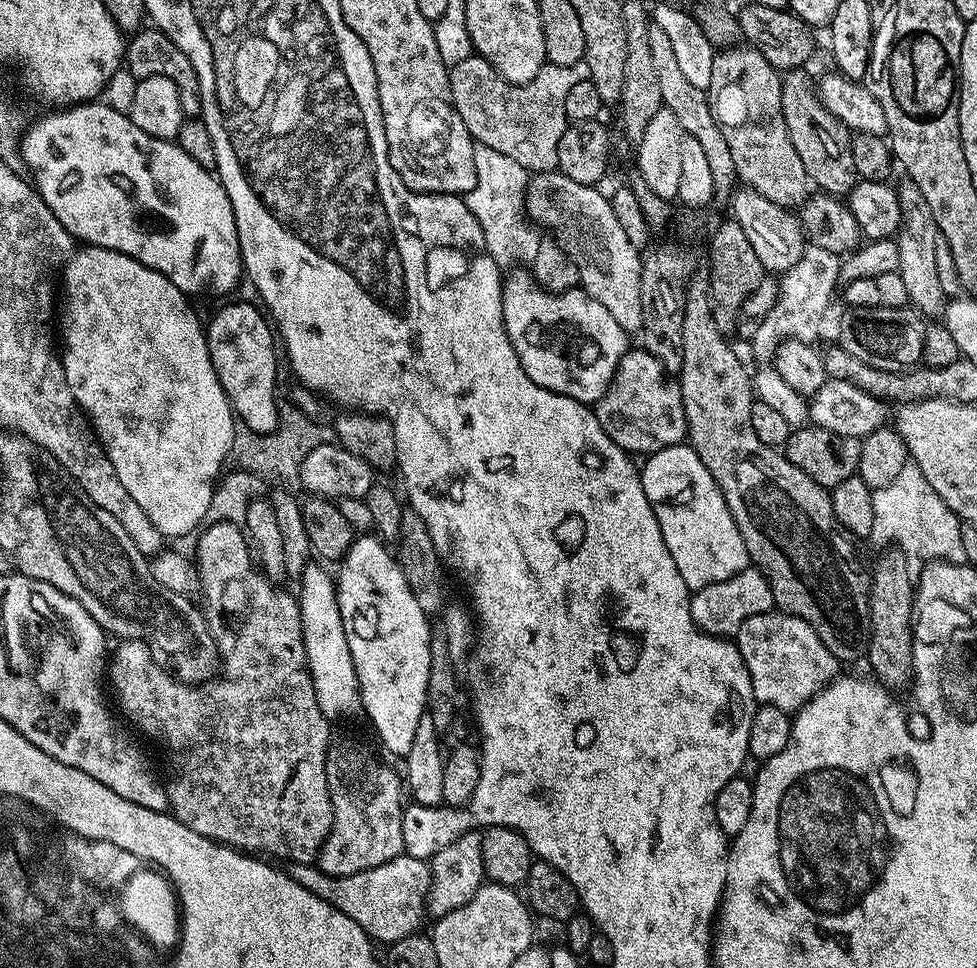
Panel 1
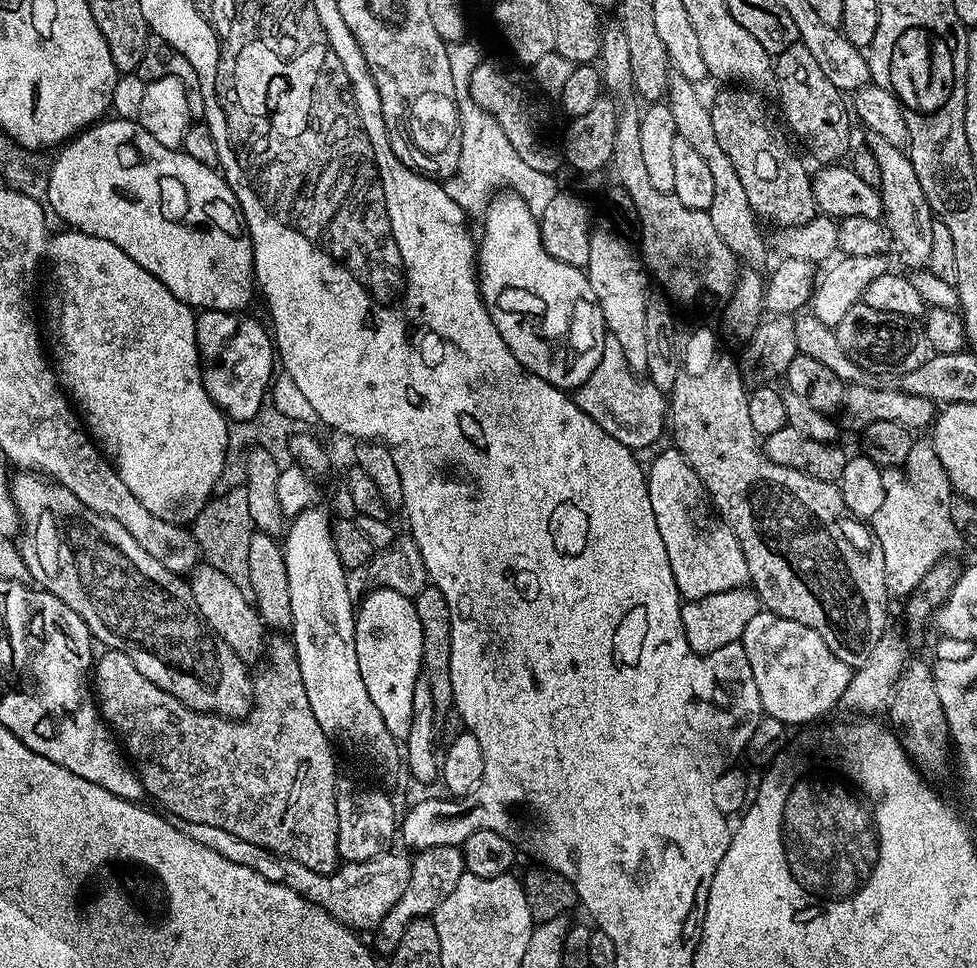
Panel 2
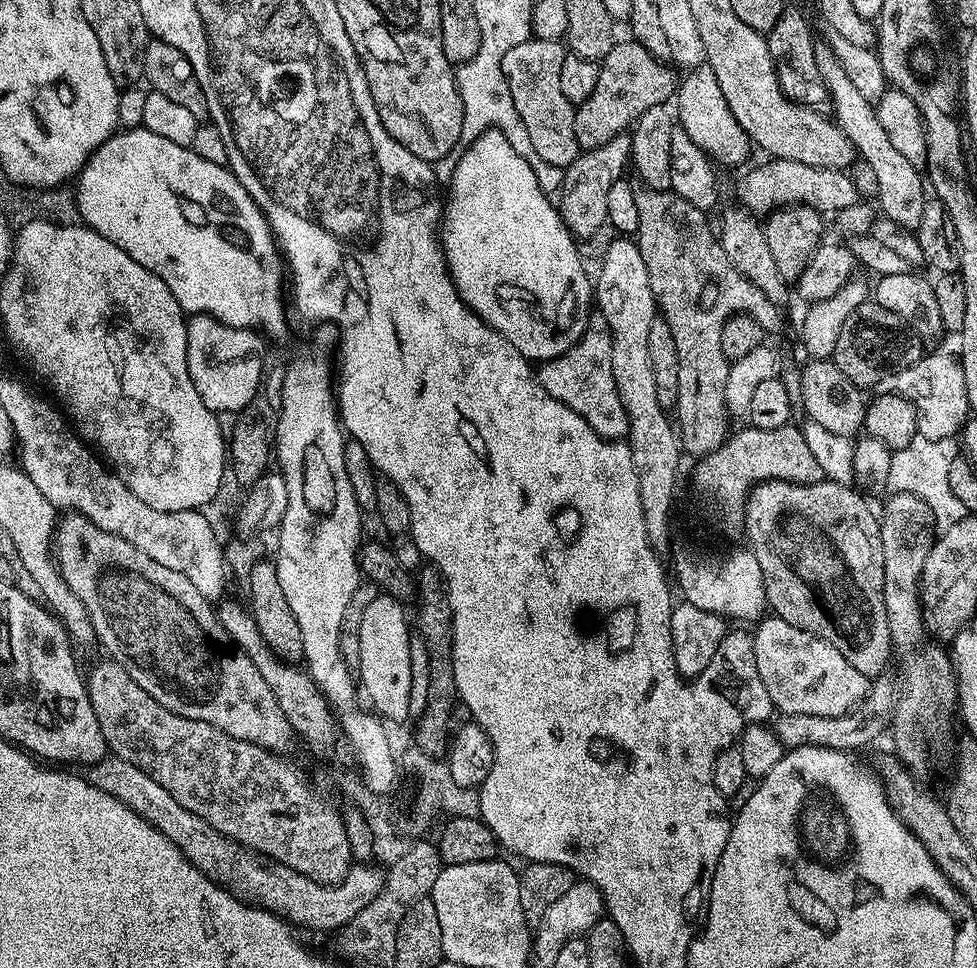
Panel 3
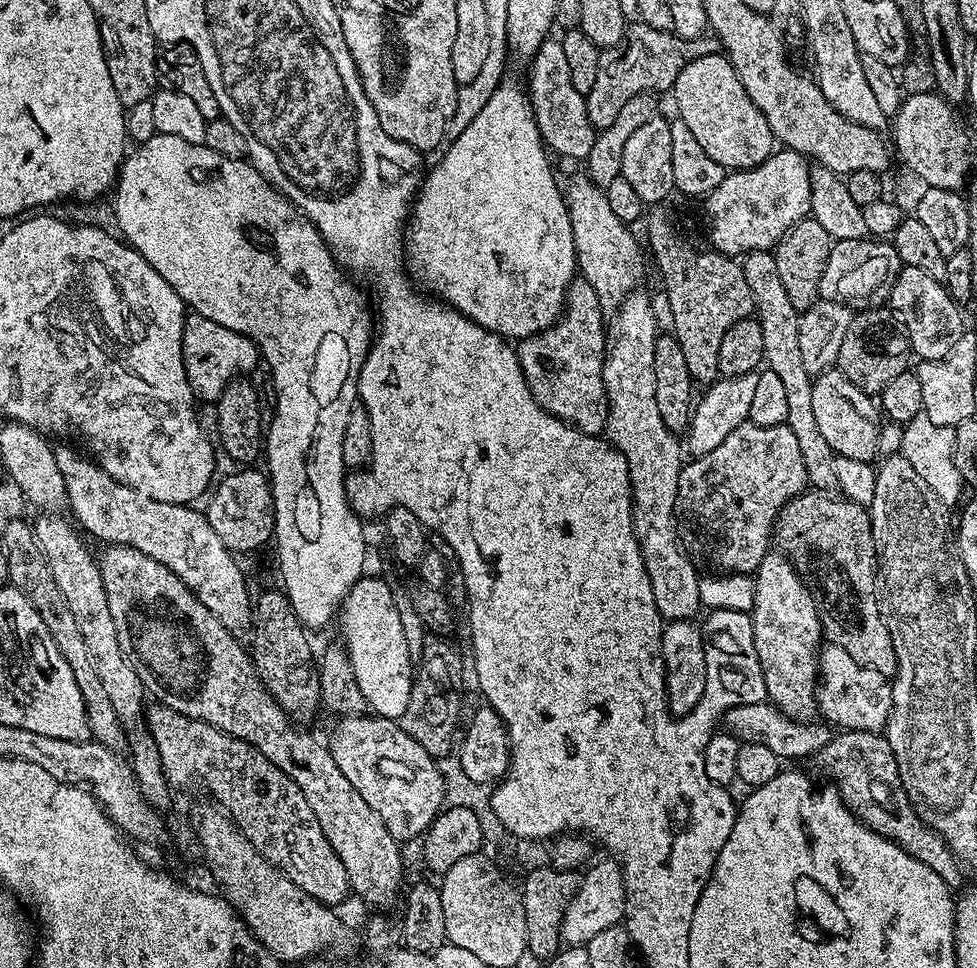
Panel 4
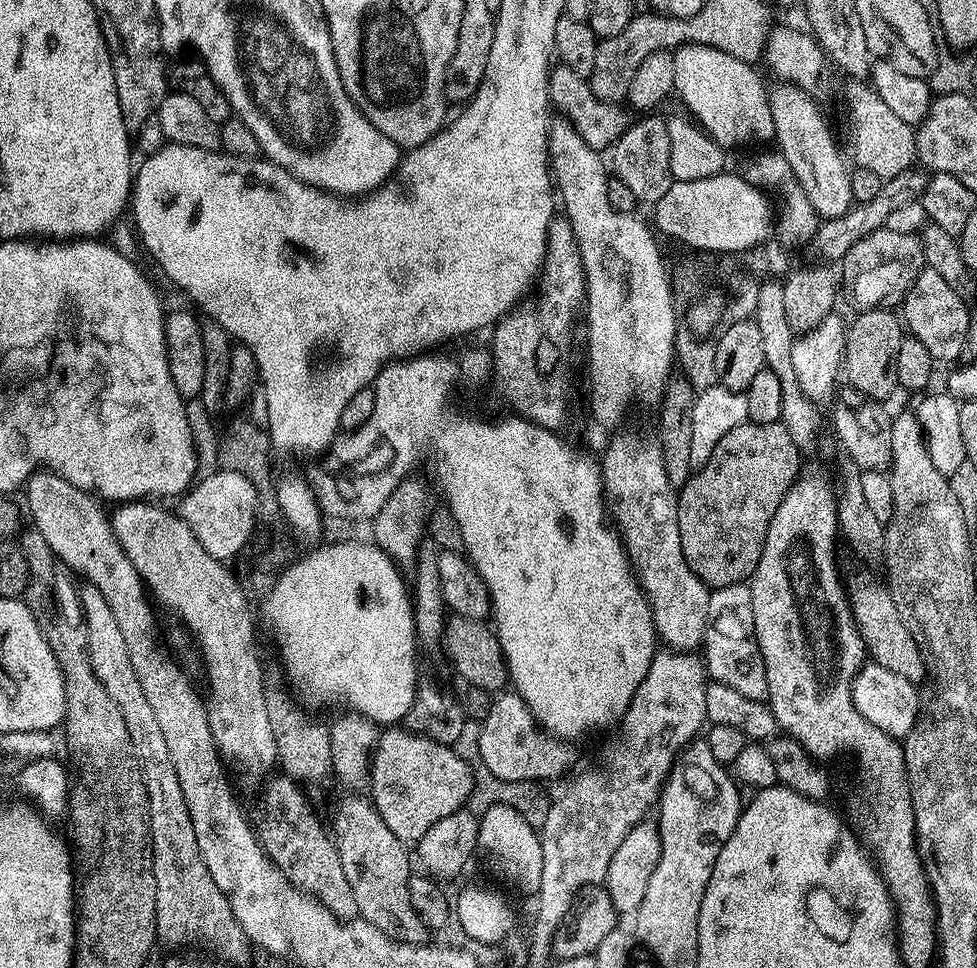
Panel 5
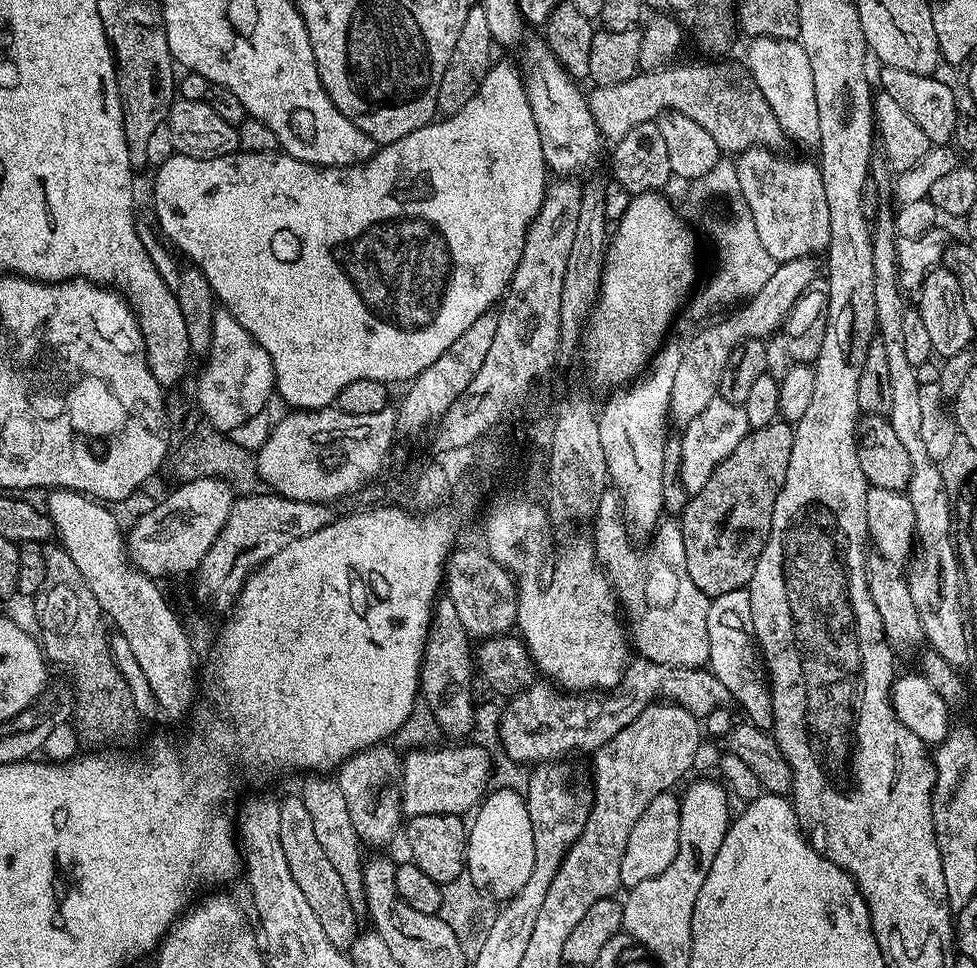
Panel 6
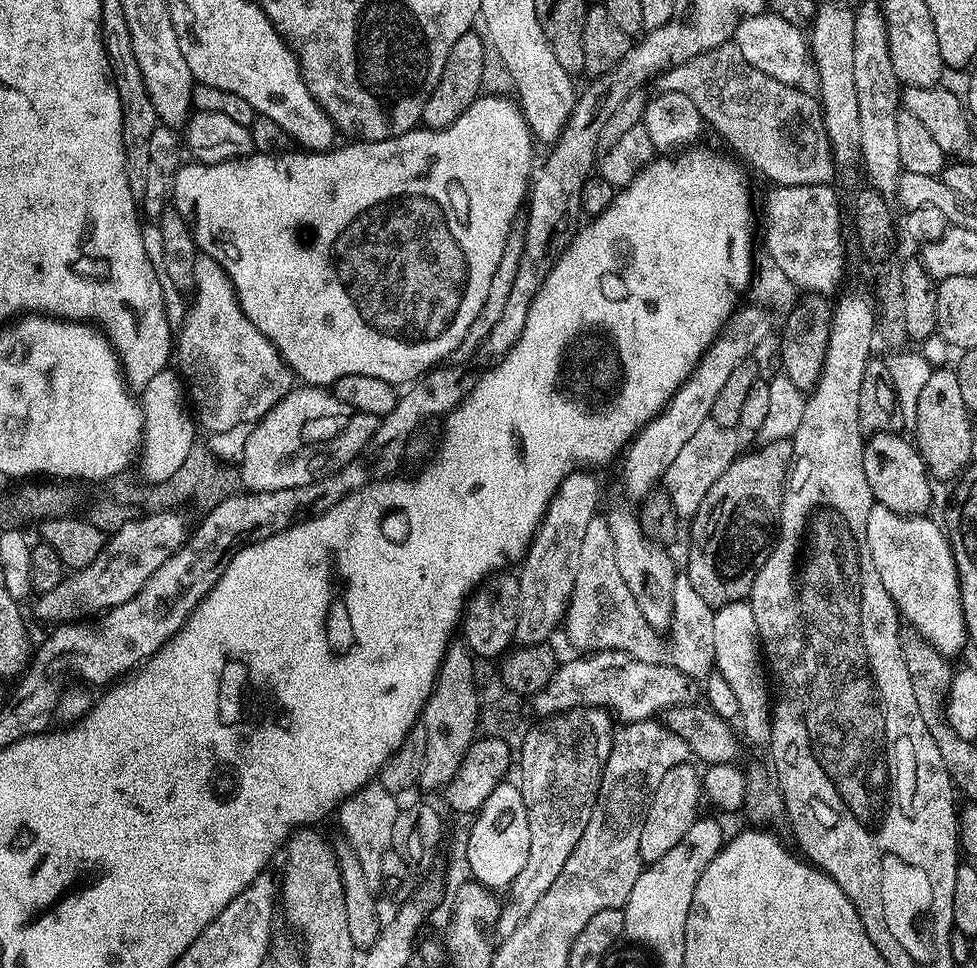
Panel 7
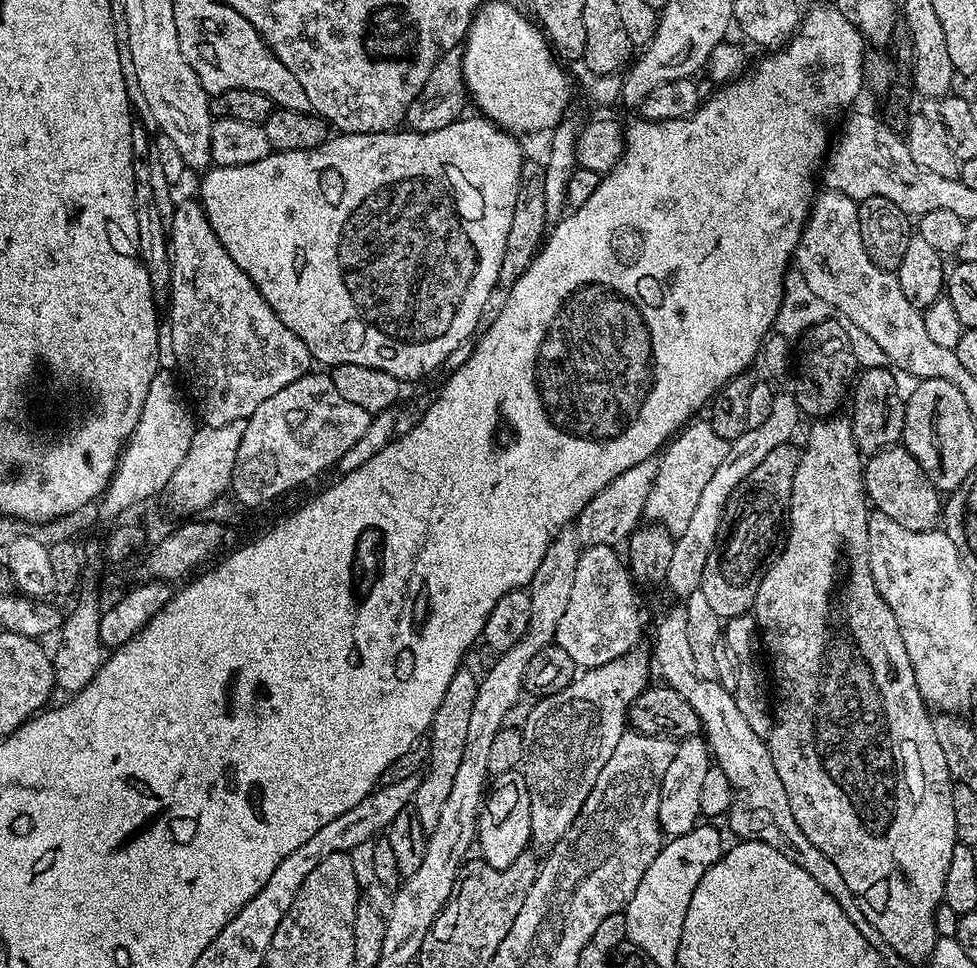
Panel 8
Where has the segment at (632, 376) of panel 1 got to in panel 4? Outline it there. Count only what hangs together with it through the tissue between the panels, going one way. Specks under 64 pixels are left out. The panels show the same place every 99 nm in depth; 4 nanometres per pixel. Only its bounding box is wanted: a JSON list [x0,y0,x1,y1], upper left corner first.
[515,278,608,436]

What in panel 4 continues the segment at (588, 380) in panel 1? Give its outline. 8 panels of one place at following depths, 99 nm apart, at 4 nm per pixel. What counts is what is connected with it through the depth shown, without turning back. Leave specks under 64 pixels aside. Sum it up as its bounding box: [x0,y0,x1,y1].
[406,82,578,342]

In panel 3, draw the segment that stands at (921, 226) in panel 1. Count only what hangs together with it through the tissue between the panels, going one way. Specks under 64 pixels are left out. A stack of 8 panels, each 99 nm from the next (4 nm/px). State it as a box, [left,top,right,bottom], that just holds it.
[816,42,926,230]

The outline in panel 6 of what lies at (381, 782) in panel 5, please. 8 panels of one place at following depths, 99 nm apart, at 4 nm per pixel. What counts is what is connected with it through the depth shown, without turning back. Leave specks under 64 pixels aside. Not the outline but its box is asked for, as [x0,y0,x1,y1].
[399,742,493,818]

